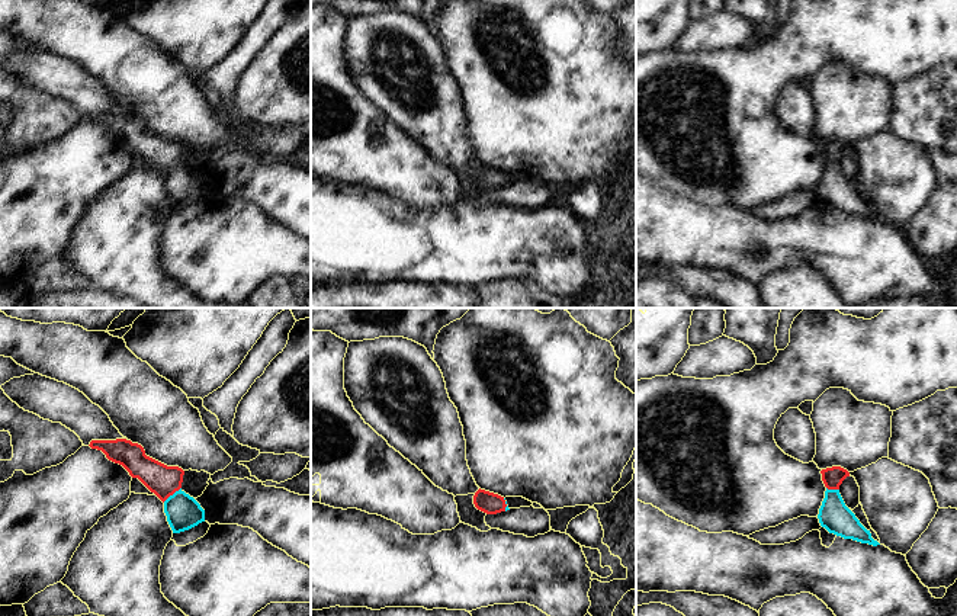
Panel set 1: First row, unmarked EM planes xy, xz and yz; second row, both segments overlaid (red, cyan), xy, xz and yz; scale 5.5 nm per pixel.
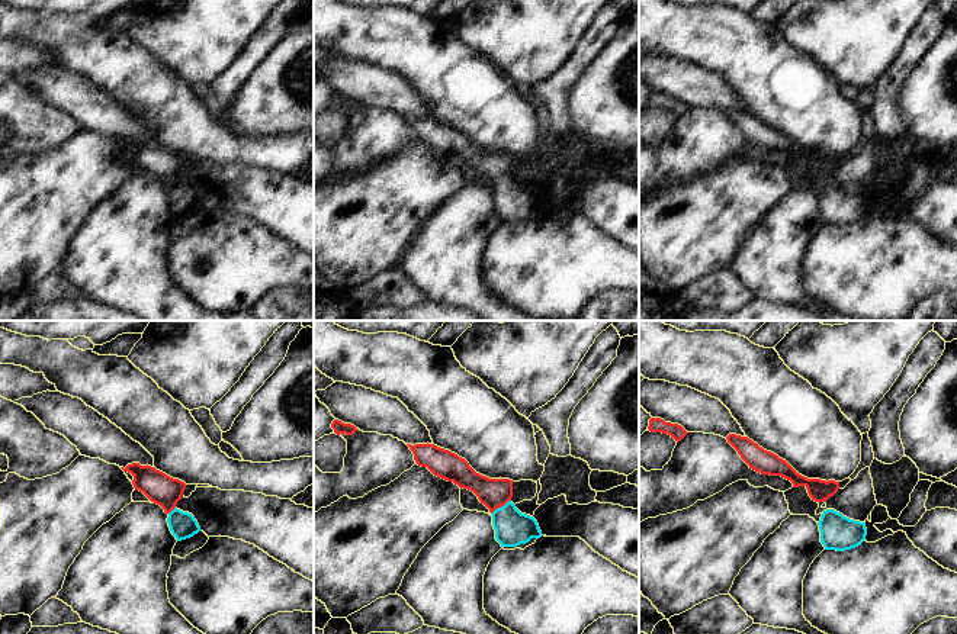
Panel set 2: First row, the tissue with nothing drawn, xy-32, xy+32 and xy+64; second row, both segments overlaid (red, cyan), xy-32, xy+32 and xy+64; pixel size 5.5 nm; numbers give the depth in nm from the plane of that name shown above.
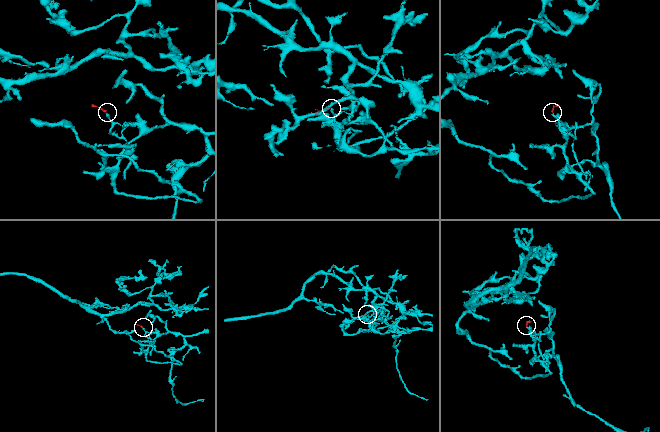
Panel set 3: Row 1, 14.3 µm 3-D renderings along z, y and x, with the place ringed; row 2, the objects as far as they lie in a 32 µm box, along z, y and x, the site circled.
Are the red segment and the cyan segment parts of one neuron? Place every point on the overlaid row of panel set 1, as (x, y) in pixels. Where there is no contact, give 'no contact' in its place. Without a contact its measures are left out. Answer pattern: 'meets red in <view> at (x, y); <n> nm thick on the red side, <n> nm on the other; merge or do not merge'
meets red in xy at (172, 494); 170 nm thick on the red side, 190 nm on the other; merge

